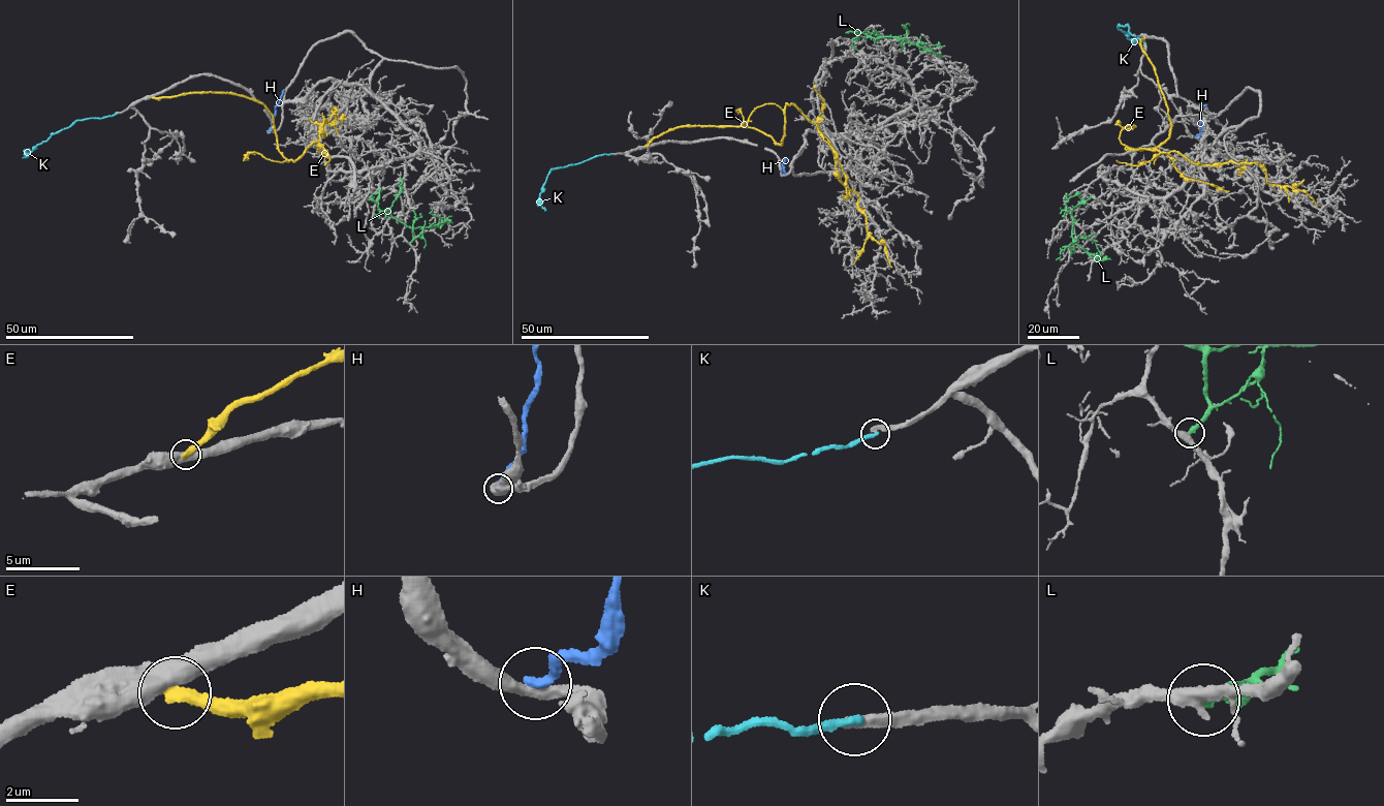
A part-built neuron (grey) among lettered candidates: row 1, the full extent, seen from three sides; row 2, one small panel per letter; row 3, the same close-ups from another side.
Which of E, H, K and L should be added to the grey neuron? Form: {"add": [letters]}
{"add": []}

